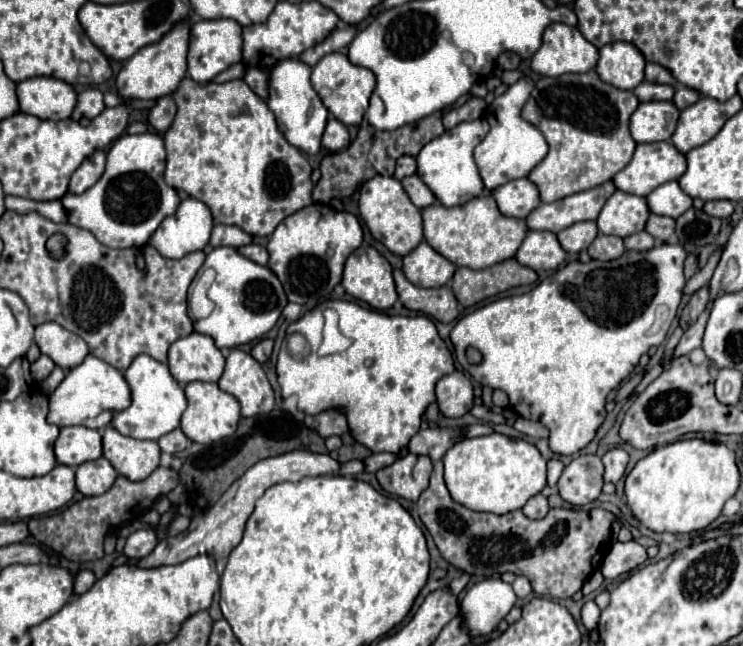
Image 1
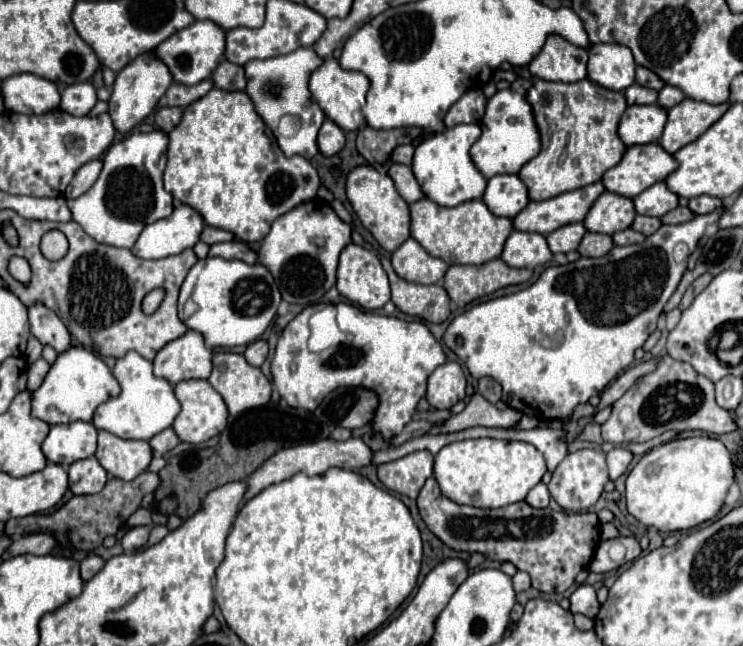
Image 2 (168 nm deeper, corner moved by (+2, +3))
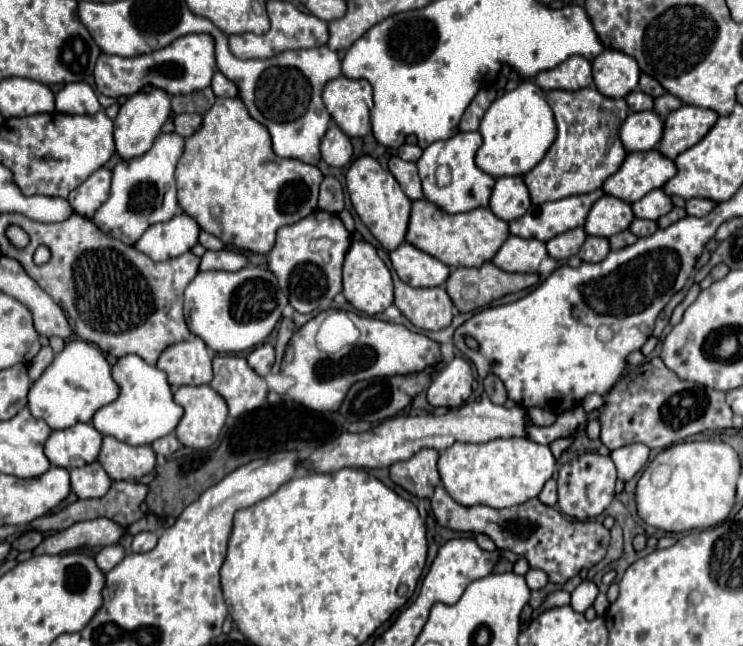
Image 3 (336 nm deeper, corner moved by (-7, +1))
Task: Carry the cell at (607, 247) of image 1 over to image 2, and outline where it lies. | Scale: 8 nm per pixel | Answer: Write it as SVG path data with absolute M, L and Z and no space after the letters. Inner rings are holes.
M586 233L584 239L580 241L578 253L582 257L604 257L610 249L614 247L612 239L602 233Z

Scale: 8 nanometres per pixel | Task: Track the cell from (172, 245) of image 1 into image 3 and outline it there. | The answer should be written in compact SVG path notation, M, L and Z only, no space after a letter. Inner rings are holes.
M179 213L167 223L151 225L135 247L153 261L167 261L191 251L199 241L199 233L199 223L187 213Z

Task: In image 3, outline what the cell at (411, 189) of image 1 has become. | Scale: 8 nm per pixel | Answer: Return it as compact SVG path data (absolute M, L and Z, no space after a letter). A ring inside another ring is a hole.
M391 157L391 159L389 159L389 171L391 171L393 177L399 181L399 185L403 187L403 193L405 193L411 201L417 201L417 199L423 199L423 197L425 197L415 163L403 161L403 159L399 159L399 157Z

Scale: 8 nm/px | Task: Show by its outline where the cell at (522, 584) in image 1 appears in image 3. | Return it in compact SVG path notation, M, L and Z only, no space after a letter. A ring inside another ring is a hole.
M529 569L525 579L527 579L529 589L543 589L547 585L547 575L543 571L539 571L539 569Z

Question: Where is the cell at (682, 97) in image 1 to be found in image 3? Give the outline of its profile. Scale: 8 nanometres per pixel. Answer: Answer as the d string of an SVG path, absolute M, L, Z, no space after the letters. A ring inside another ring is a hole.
M665 93L665 95L661 95L661 97L657 97L655 99L655 111L661 115L661 117L667 117L671 111L675 111L675 109L679 109L683 105L683 101L679 99L679 97L675 97L675 95L671 95L671 93Z

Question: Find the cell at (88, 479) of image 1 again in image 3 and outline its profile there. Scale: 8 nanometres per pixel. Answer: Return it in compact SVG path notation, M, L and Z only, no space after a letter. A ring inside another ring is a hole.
M97 461L71 471L71 489L77 493L79 499L103 497L109 491L111 483L111 477Z

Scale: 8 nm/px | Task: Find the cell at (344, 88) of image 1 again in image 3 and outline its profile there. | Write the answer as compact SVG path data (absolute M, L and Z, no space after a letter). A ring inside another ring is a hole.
M345 75L331 79L323 89L323 101L345 135L365 137L371 133L369 111L373 107L373 87L369 81L355 81Z

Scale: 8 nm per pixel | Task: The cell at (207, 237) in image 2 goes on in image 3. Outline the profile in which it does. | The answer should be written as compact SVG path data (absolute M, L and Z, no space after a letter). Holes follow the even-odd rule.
M203 231L203 233L201 233L199 243L201 243L205 249L213 249L213 251L219 251L219 249L223 249L223 247L225 247L225 243L223 243L219 237L215 237L215 235L207 233L207 231Z

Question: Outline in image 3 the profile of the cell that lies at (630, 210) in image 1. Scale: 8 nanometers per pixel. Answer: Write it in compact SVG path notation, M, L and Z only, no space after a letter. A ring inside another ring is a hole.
M603 195L589 211L589 217L585 221L585 231L587 235L611 237L629 229L633 219L635 215L629 203L613 195Z

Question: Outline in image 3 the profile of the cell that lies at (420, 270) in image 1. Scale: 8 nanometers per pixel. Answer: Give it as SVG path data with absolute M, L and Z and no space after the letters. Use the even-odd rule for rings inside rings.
M411 243L399 245L389 253L391 263L401 277L401 281L413 287L437 287L443 285L451 273L451 269L429 253L417 249Z

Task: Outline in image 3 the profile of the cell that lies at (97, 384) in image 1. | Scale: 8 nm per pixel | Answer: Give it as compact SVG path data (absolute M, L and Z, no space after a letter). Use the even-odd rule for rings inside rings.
M73 339L55 355L53 363L29 389L29 409L33 417L43 419L51 429L67 429L75 423L89 423L97 409L117 399L119 385L111 377L111 365L97 345Z

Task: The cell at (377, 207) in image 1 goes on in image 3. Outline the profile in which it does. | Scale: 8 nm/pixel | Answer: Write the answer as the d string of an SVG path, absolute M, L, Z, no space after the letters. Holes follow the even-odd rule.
M365 155L359 157L347 171L347 191L351 195L351 203L361 217L361 221L369 227L373 237L383 245L387 251L395 251L403 241L409 225L411 215L411 201L401 191L395 177L385 171L373 157Z

